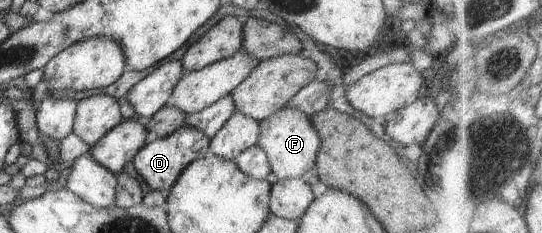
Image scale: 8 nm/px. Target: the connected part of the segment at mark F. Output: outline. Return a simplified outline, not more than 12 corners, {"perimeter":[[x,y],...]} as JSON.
{"perimeter":[[291,106],[260,121],[256,145],[279,181],[304,179],[321,138]]}

